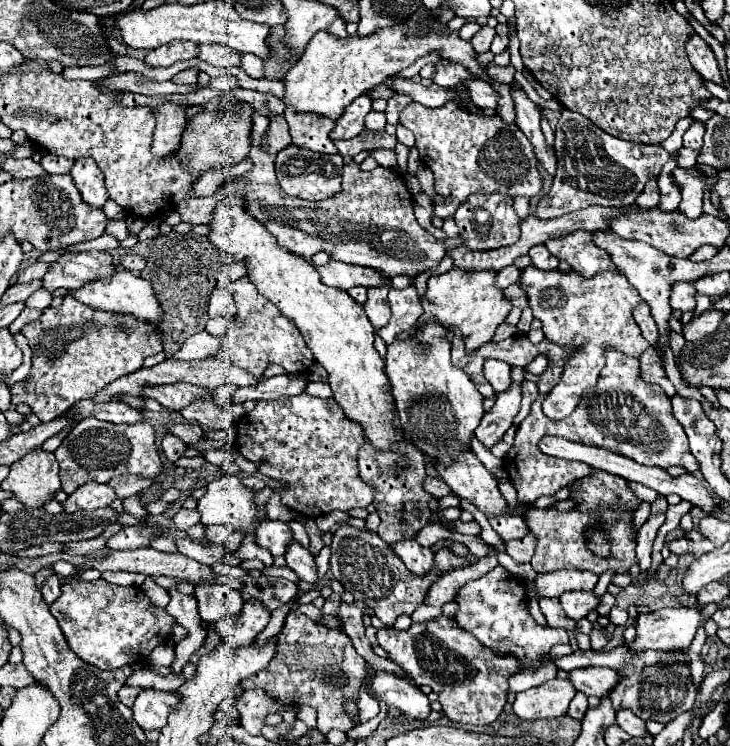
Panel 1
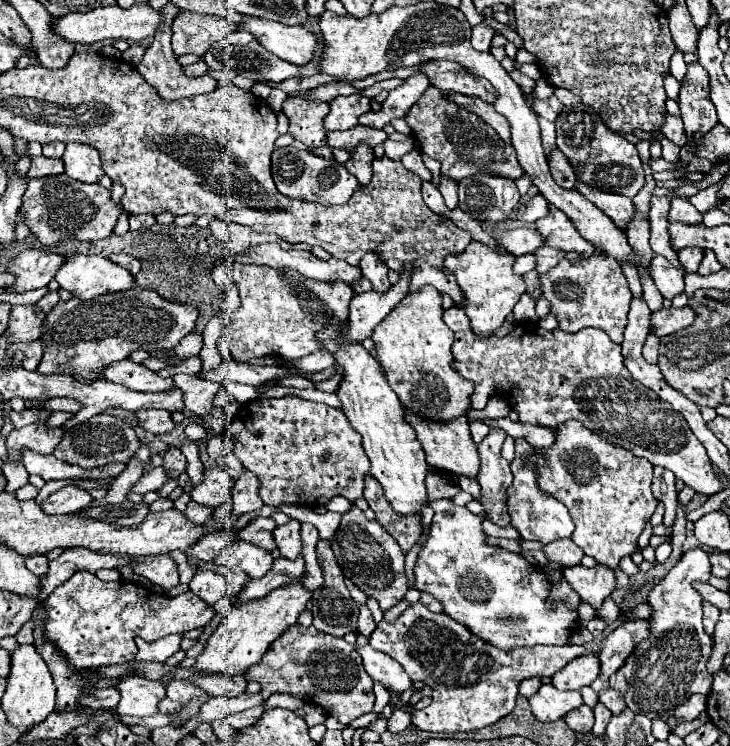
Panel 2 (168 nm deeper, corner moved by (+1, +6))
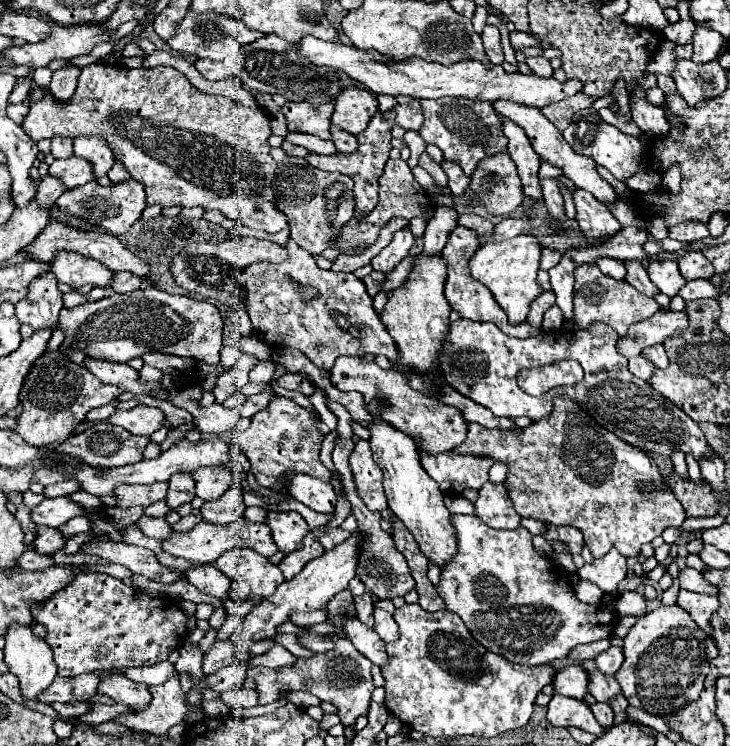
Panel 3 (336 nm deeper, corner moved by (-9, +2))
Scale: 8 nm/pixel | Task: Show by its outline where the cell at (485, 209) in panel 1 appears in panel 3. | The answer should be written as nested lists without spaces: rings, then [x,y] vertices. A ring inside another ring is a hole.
[[[508,153],[482,159],[482,165],[472,173],[470,189],[490,215],[508,215],[526,197]]]

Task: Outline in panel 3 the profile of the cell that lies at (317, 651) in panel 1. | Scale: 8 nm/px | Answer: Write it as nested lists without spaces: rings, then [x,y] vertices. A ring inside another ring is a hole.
[[[328,633],[326,637],[334,643],[332,651],[314,653],[312,657],[306,657],[306,659],[298,657],[296,663],[290,667],[270,669],[260,665],[260,667],[248,669],[248,675],[252,675],[252,679],[256,681],[258,705],[274,703],[276,699],[280,699],[282,691],[306,691],[316,695],[320,701],[332,703],[338,709],[338,717],[346,727],[352,727],[358,717],[368,715],[368,707],[372,701],[372,691],[374,691],[374,683],[370,675],[372,663],[366,657],[362,657],[362,653],[358,653],[346,637],[340,637],[336,633]]]

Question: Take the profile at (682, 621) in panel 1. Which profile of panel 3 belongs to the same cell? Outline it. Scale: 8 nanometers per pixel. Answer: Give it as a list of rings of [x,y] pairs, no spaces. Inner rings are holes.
[[[610,647],[610,649],[606,649],[604,653],[600,653],[598,657],[596,657],[596,665],[598,665],[598,669],[604,673],[604,675],[608,675],[608,677],[614,677],[614,673],[622,667],[622,663],[624,663],[624,653],[622,653],[622,647]]]

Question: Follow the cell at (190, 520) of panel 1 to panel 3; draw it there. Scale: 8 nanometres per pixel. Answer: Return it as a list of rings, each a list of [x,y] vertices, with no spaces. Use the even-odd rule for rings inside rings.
[[[236,483],[220,499],[206,501],[200,507],[200,511],[202,511],[204,521],[214,523],[214,525],[226,525],[226,523],[232,523],[232,521],[244,517],[246,505],[242,503],[242,485]]]

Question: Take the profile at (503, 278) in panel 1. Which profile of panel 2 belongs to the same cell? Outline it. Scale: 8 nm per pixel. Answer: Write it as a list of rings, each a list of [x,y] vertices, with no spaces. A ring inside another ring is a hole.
[[[522,255],[522,257],[516,257],[516,263],[514,263],[514,271],[518,275],[524,275],[528,271],[532,271],[536,267],[536,259],[534,255]]]

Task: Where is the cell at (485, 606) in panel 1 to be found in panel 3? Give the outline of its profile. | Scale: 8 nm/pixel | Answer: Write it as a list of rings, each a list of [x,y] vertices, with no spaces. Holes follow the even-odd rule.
[[[452,515],[450,521],[456,529],[458,553],[446,565],[442,565],[442,575],[436,591],[444,599],[446,609],[456,613],[464,621],[464,625],[480,641],[480,645],[506,657],[508,661],[520,665],[552,663],[556,659],[564,659],[568,651],[580,643],[608,639],[614,623],[620,617],[646,615],[646,599],[636,591],[620,593],[616,597],[616,607],[612,609],[606,607],[604,603],[598,603],[598,607],[582,603],[576,597],[564,569],[558,565],[554,567],[550,559],[534,551],[532,533],[528,533],[524,527],[518,527],[514,531],[490,529],[476,515]]]

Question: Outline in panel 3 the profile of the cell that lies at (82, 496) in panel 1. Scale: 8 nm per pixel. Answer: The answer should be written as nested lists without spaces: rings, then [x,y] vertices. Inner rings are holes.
[[[68,495],[54,497],[54,499],[44,499],[36,509],[32,509],[32,521],[36,525],[46,525],[46,527],[60,527],[68,523],[72,517],[84,515],[86,509],[72,501]]]

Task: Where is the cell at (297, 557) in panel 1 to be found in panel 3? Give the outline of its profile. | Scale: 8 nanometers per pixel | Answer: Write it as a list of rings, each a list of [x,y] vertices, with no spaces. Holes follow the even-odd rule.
[[[270,511],[268,521],[278,549],[288,555],[302,547],[302,539],[310,533],[308,523],[296,511]]]

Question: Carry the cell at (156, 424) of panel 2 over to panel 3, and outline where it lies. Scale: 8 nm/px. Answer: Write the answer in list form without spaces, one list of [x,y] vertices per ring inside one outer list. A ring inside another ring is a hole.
[[[138,405],[130,411],[120,411],[108,417],[110,423],[124,427],[126,431],[134,433],[134,435],[144,435],[150,437],[154,431],[158,431],[164,423],[164,413],[158,407],[146,407],[146,405]]]

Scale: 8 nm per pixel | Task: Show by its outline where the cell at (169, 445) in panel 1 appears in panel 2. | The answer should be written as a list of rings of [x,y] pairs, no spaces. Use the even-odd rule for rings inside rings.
[[[172,447],[172,449],[168,449],[166,451],[166,455],[164,455],[164,469],[166,469],[166,473],[168,473],[168,479],[178,479],[180,477],[180,473],[184,473],[186,471],[186,457],[182,455],[182,451],[180,449],[176,449],[176,447]]]

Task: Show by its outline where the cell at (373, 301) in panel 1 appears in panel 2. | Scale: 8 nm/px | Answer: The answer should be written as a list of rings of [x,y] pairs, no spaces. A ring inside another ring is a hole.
[[[368,253],[368,257],[364,257],[364,261],[360,261],[360,269],[362,275],[368,277],[374,285],[374,291],[388,291],[390,281],[388,281],[388,265],[384,265],[384,261],[380,261],[380,257],[376,257],[376,253]]]

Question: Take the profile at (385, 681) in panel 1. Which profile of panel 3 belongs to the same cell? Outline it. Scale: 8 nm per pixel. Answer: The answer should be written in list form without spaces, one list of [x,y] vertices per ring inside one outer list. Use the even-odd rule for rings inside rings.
[[[346,615],[346,625],[344,631],[348,635],[348,639],[352,641],[352,645],[366,657],[370,659],[374,665],[382,667],[388,663],[388,655],[386,655],[386,645],[384,641],[374,633],[374,629],[362,625],[358,619],[354,619],[352,615]]]

